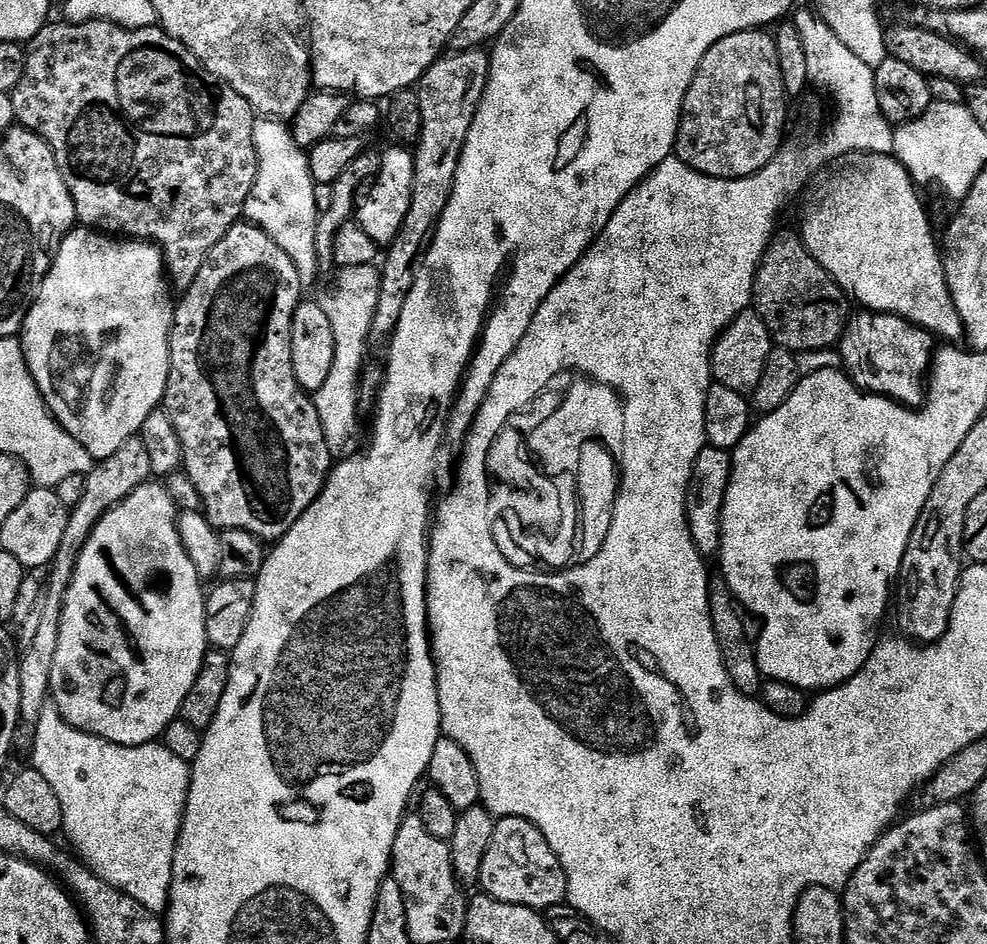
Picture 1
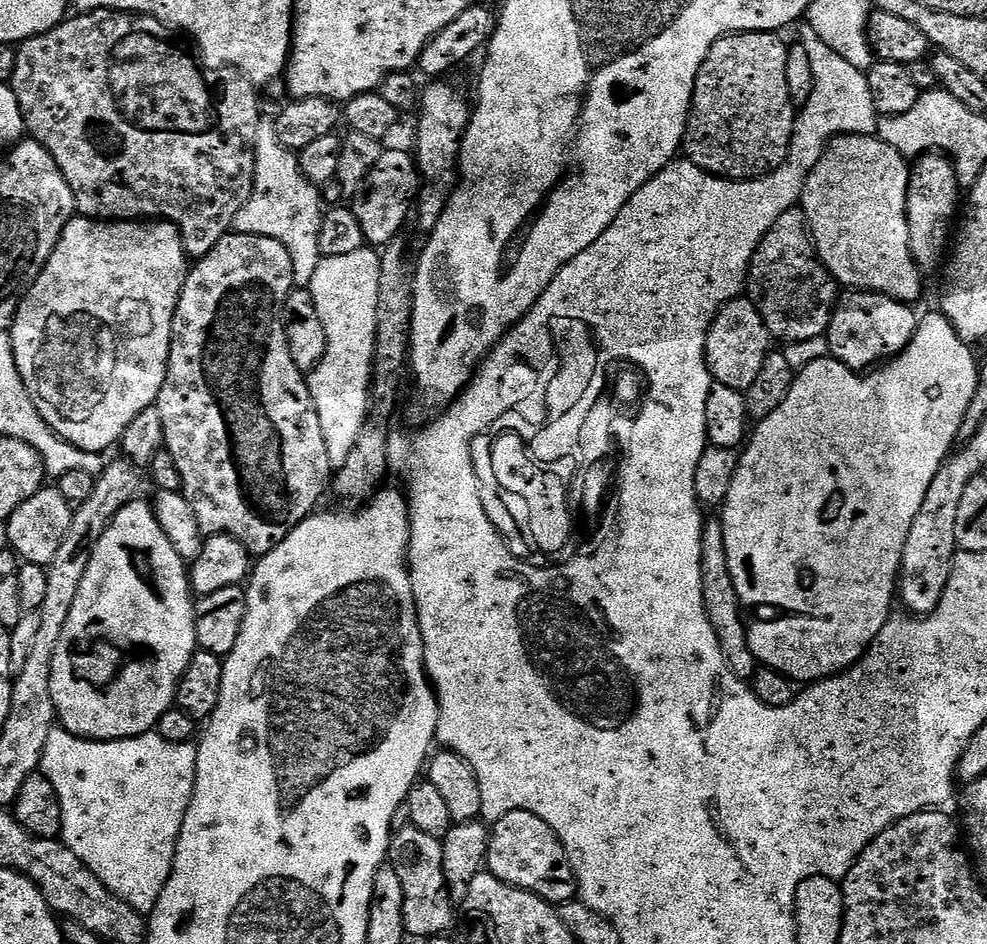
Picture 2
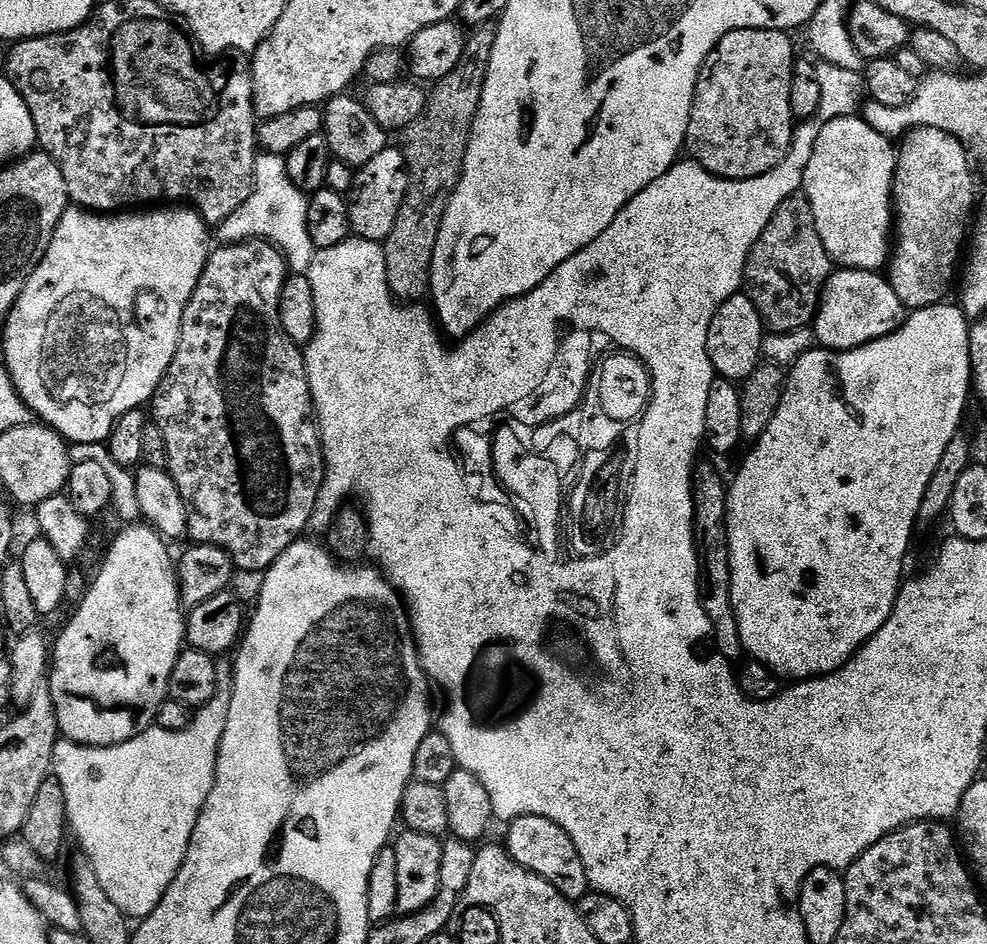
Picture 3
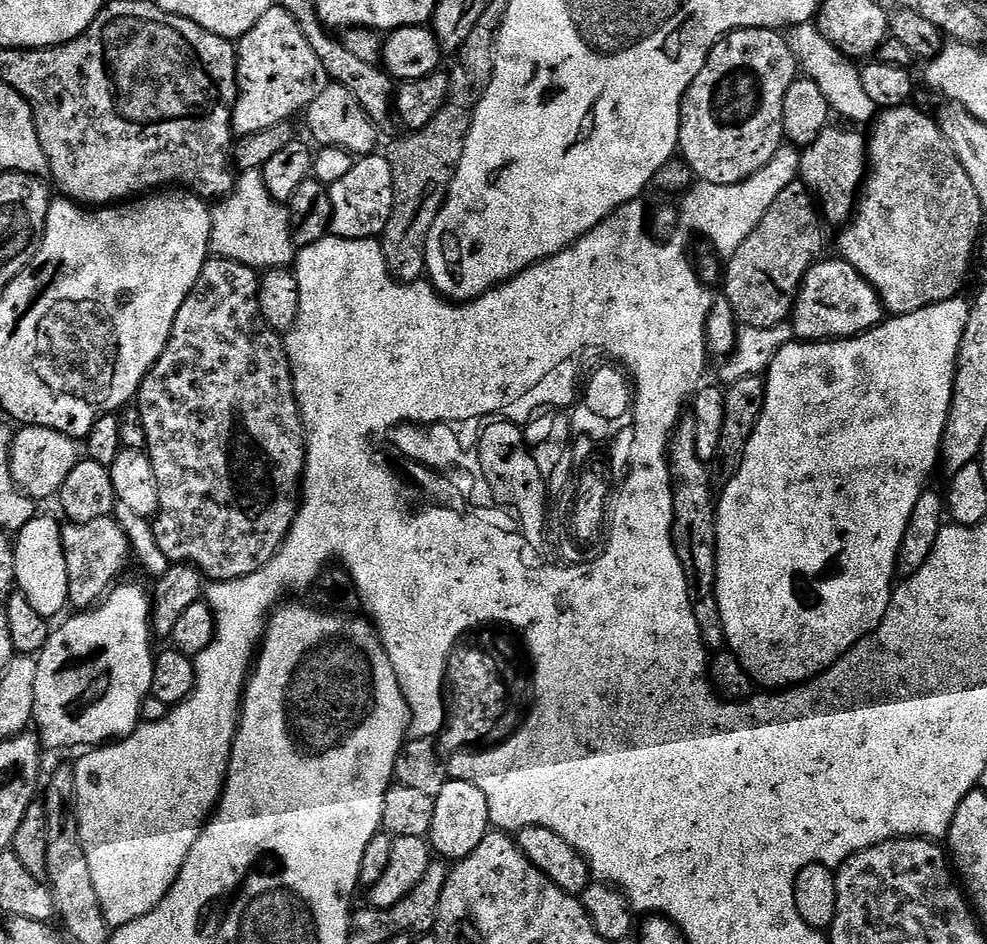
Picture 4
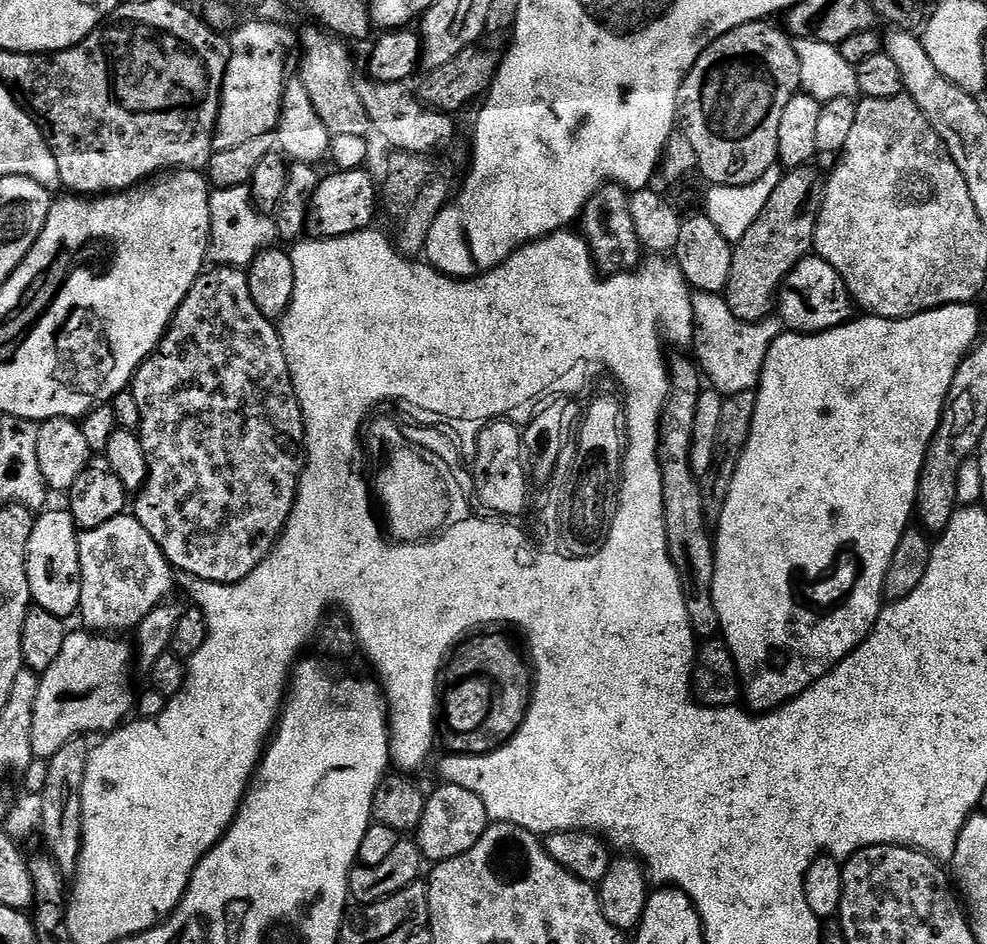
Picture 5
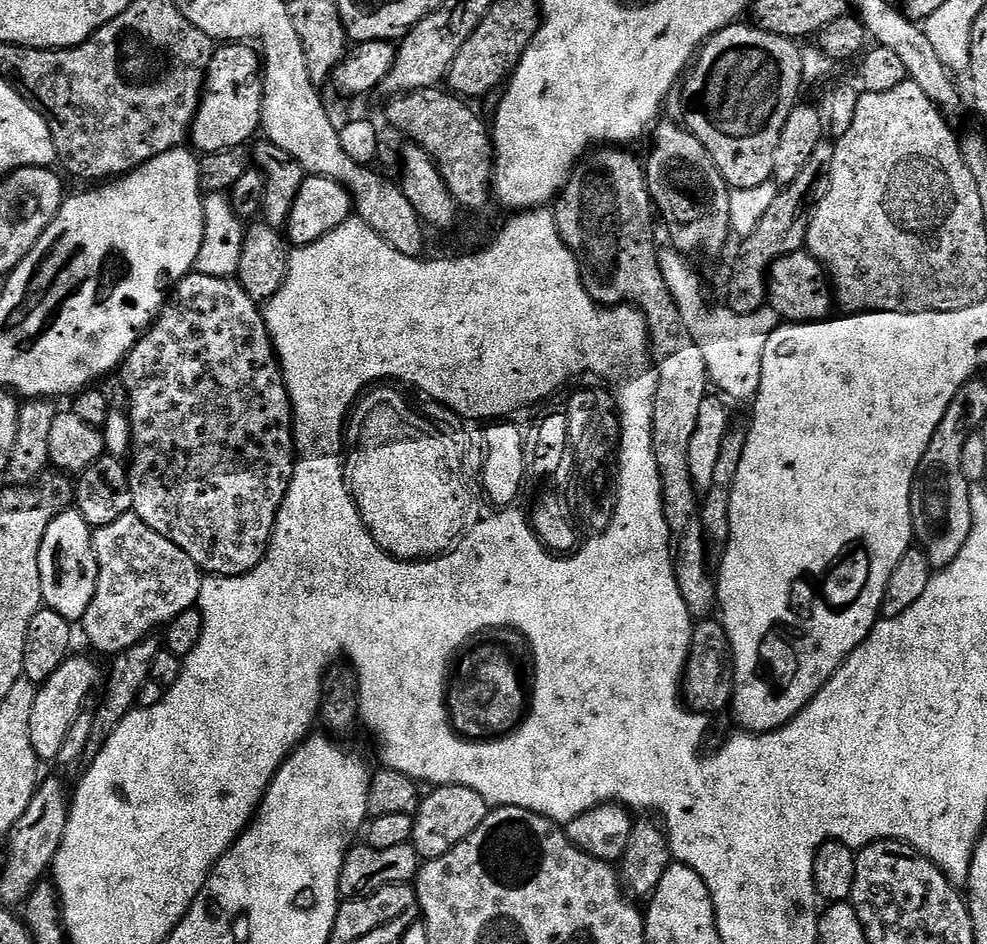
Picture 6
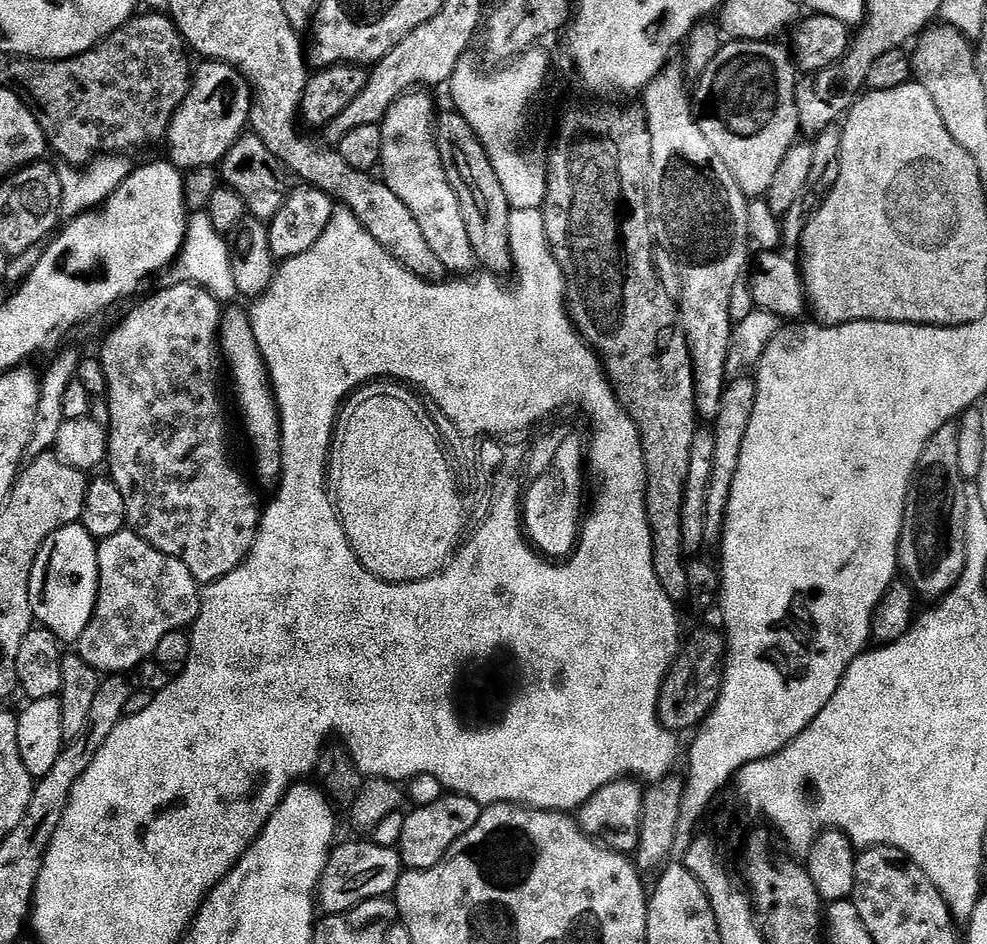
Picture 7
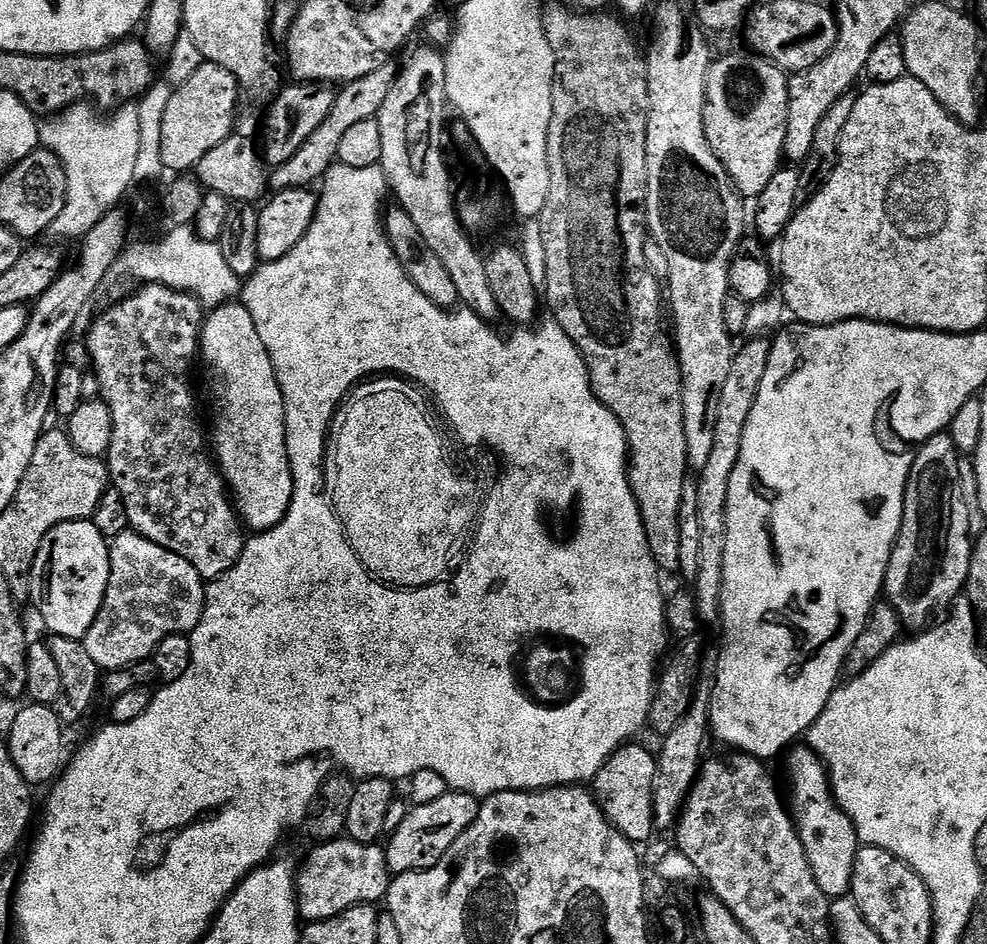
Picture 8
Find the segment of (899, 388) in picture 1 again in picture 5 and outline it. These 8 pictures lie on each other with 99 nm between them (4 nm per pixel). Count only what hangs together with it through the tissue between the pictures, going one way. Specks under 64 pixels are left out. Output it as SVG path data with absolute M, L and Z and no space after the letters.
M815 254L805 256L802 262L798 262L798 266L794 266L794 270L790 270L780 286L778 312L779 308L778 316L783 327L805 334L840 328L854 316L854 301L848 293L846 282L842 282L838 270L834 270L830 262Z

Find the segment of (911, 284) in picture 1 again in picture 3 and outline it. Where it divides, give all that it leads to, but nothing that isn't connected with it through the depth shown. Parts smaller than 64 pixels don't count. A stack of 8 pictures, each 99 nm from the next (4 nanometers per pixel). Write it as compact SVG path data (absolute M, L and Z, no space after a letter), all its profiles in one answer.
M859 115L839 116L830 122L820 125L820 133L814 142L814 152L810 154L810 162L804 171L804 187L802 194L810 202L810 210L814 214L814 222L816 229L820 235L820 244L828 252L833 265L840 268L857 268L858 270L866 270L867 272L880 272L881 269L889 263L890 260L890 237L894 232L894 201L892 198L892 183L896 180L896 157L897 149L892 148L893 141L887 136L883 136L873 124L868 123L867 119L861 118Z

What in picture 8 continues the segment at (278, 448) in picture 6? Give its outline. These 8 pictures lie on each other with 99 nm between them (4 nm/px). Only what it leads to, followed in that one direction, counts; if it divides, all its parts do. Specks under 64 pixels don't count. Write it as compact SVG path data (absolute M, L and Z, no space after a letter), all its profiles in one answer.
M145 284L137 288L131 296L120 300L111 308L104 309L93 320L91 328L86 333L86 339L88 339L88 352L92 355L94 366L92 368L100 386L101 399L112 411L112 437L106 453L106 463L111 487L116 488L121 495L128 519L128 528L137 532L139 536L143 536L151 544L157 544L182 558L186 558L186 562L190 562L190 566L194 566L194 570L198 570L198 574L204 577L205 581L211 582L222 574L226 574L226 570L230 570L230 566L234 566L234 562L238 562L246 543L246 535L244 536L245 529L242 527L242 521L230 499L229 489L226 487L213 453L210 451L205 425L204 428L200 425L200 416L196 413L196 396L192 393L192 367L198 364L200 330L205 319L205 309L200 307L199 302L190 293L179 292L161 284Z

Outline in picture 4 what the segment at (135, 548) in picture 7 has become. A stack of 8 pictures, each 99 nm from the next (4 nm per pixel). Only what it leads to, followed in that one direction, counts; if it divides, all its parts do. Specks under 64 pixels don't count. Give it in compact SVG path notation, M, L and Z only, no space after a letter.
M109 515L89 524L75 524L63 529L64 550L69 566L69 601L73 605L76 603L77 609L91 609L113 587L112 579L122 575L128 564L129 539L113 520Z

